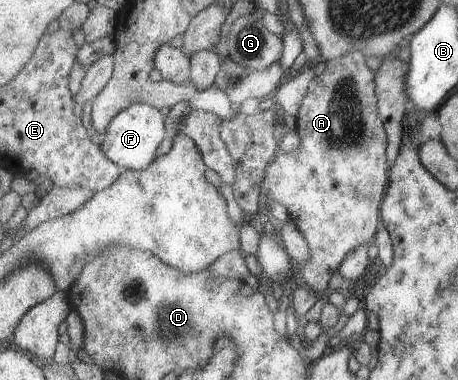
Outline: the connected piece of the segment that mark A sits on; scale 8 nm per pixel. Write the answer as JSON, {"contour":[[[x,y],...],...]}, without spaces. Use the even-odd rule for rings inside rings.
{"contour":[[[361,51],[344,54],[326,62],[325,70],[310,82],[297,118],[300,143],[293,152],[278,151],[275,160],[267,167],[263,181],[264,190],[260,206],[278,202],[288,209],[298,229],[308,240],[311,258],[298,267],[299,281],[310,284],[315,292],[326,293],[332,274],[350,251],[364,244],[374,243],[379,232],[381,205],[391,180],[387,149],[389,137],[385,121],[380,119],[377,96],[376,73],[366,65],[366,56]]]}

